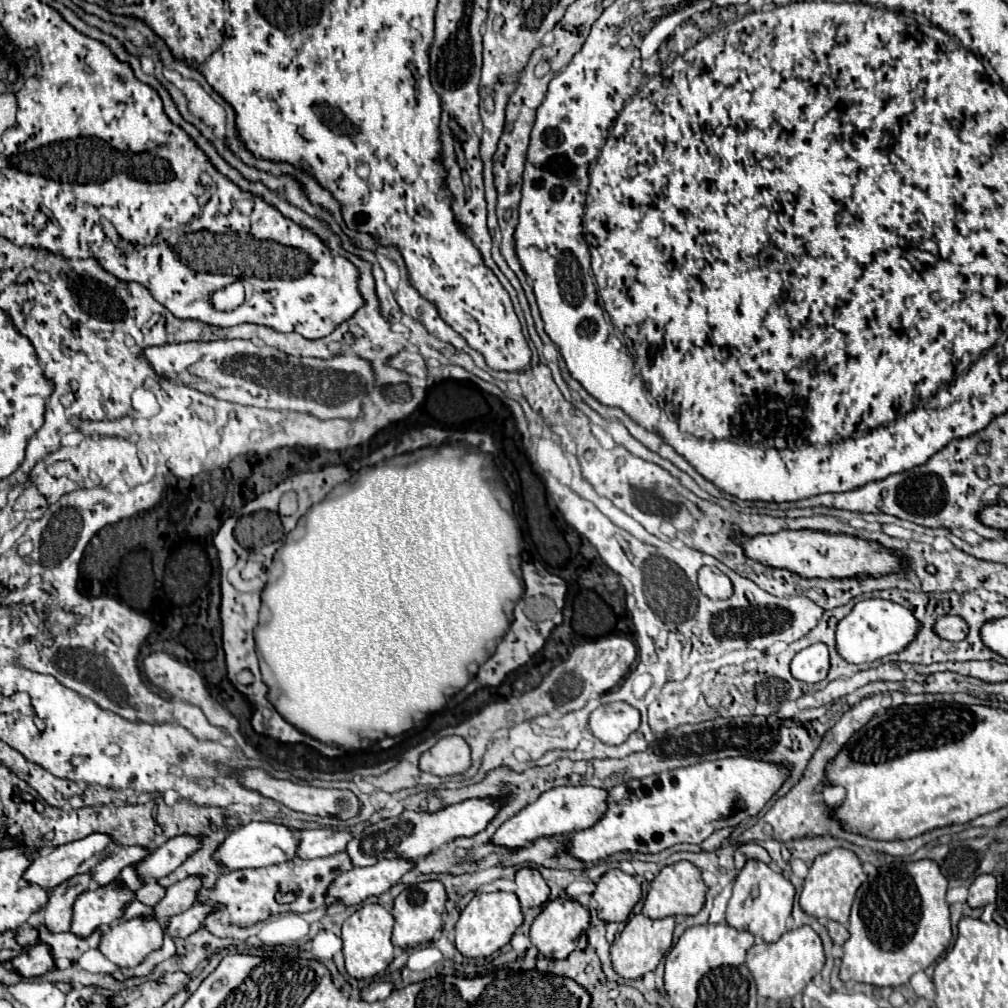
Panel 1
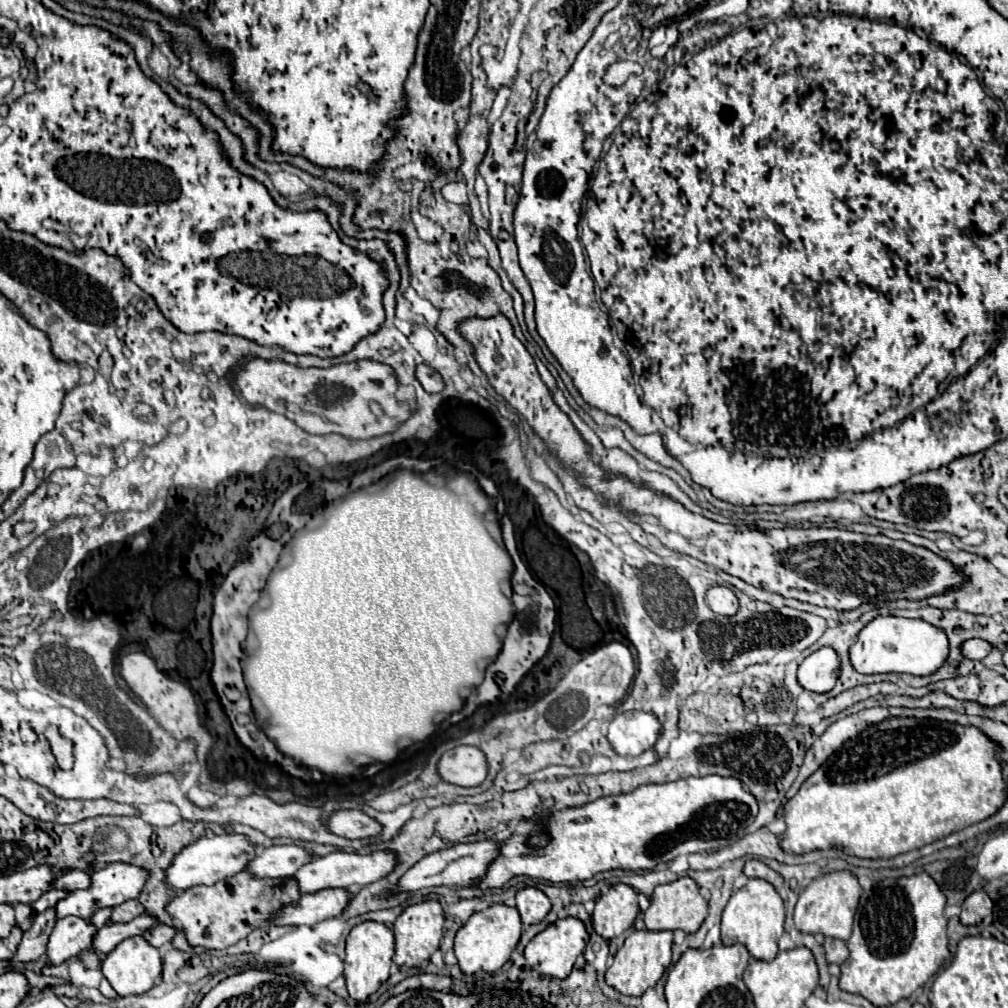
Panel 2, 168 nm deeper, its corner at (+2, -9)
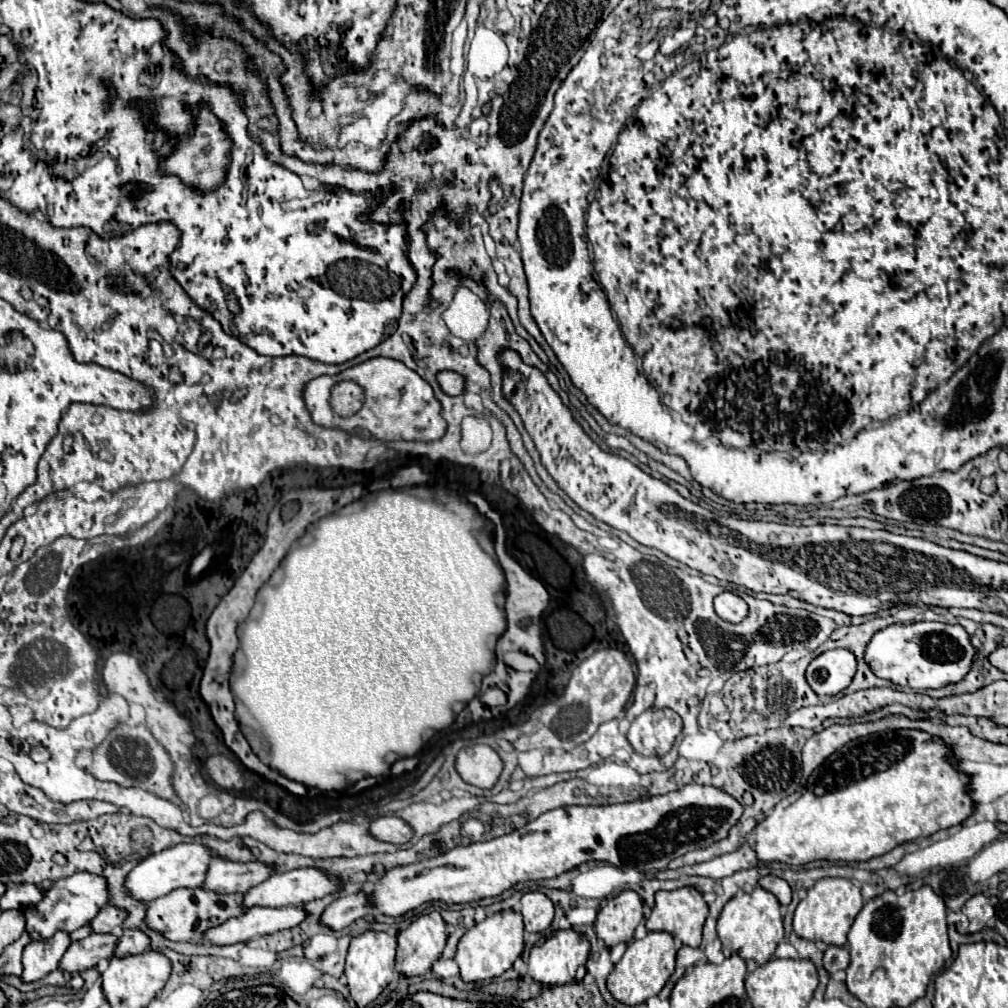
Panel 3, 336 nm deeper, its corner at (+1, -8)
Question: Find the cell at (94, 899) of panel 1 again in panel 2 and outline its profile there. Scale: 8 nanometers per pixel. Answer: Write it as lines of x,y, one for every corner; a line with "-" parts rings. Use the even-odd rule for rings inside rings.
60,918
46,944
46,964
58,966
88,950
92,944
92,934
96,934
96,928
90,920
84,922
80,918

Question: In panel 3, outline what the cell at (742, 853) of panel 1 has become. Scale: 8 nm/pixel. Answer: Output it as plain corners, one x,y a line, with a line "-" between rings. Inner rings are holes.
763,875
763,877
759,879
759,885
761,885
763,889
771,891
771,893
779,899
779,903
787,905
787,903
791,901
791,889
789,889
789,885
787,885
785,879
781,879
781,877
777,877
777,875

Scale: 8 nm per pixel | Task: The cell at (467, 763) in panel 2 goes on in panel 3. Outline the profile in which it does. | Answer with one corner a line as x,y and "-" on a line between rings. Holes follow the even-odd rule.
471,745
463,747
455,759
457,773
469,785
479,789
491,789
503,769
499,755
489,745

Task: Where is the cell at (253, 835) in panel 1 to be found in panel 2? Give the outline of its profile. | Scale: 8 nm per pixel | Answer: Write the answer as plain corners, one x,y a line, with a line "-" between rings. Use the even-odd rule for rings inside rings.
224,834
224,836
202,836
196,842
184,846
172,860
172,864
166,868
164,882
180,892
192,886
212,886
224,878
230,878
232,874
238,874
244,868
244,862
256,854
254,844
246,840
246,836
240,834

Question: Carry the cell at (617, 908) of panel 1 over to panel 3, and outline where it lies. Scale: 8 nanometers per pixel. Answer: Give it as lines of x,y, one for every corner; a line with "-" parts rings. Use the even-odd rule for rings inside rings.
621,891
615,897
607,897
605,905
601,905
595,921
595,933
605,941
607,947
617,945
621,941
629,943
633,939
633,931
643,919
643,901
635,891

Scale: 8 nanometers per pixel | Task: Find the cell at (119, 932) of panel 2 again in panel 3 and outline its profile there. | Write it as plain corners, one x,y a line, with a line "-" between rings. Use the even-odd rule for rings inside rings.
91,933
89,937
71,943
63,955
59,967
63,971
81,973
89,967
97,967
99,961
113,957
113,945
117,945
117,935
113,933

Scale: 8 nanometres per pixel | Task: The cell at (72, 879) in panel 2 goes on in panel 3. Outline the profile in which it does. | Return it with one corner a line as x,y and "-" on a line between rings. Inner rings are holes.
11,885
1,897
1,909
19,909
21,905
37,905
41,901
43,885

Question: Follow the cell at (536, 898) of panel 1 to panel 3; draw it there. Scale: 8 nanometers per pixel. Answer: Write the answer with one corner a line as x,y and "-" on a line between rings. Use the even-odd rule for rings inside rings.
529,891
521,897
521,915
525,919
525,931
539,933
545,931
553,921
553,903
541,891

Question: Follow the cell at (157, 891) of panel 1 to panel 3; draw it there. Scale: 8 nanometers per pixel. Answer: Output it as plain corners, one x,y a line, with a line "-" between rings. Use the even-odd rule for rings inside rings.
105,905
99,915
91,921
91,927
95,933
111,933
121,927
121,921
125,921
125,909
117,909
115,905

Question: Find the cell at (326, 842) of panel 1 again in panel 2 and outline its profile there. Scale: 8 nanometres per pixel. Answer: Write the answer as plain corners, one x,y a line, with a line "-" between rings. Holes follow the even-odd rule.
272,846
260,850
244,870
254,878
292,878
296,870
312,858
314,856
300,846

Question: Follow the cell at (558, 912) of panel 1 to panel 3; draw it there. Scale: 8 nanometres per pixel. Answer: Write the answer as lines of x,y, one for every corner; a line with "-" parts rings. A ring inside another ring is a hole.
563,929
545,939
539,945
533,945
529,953
529,975
543,985
565,985
575,981
575,971
581,963
587,961
589,941
575,929

